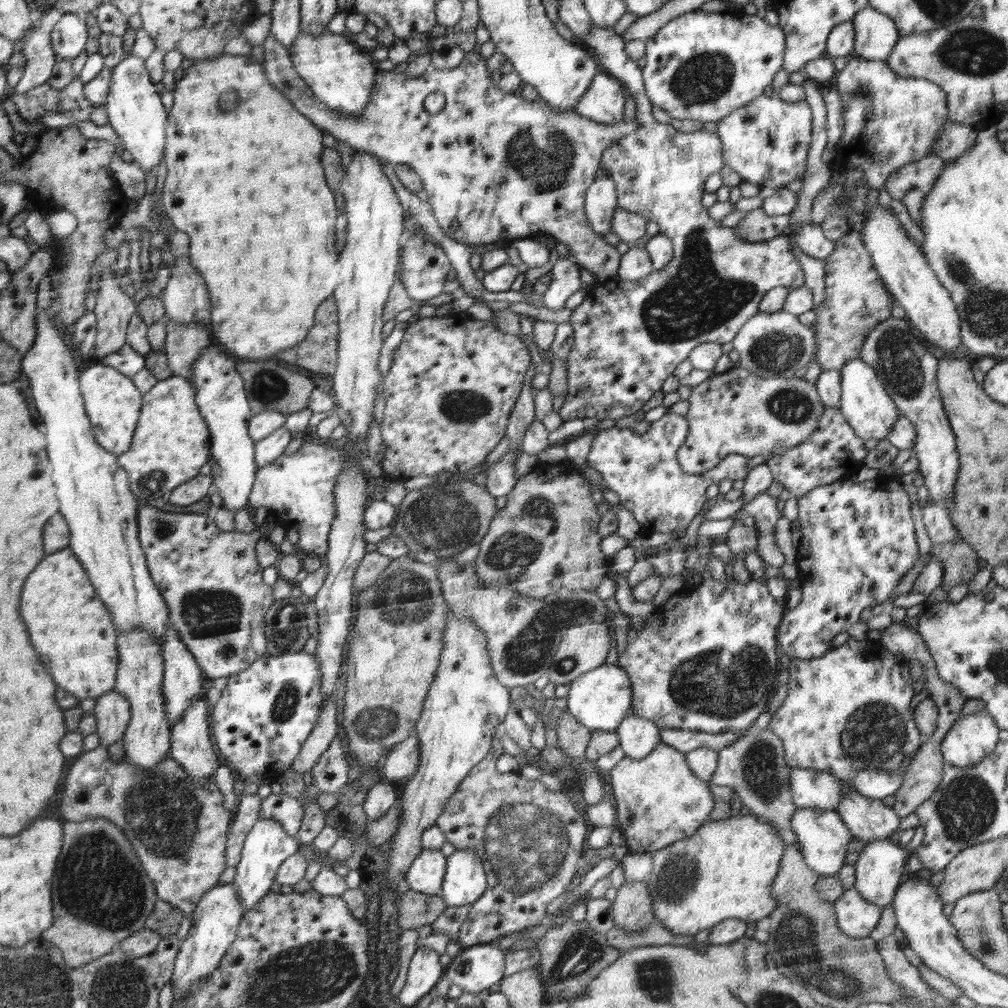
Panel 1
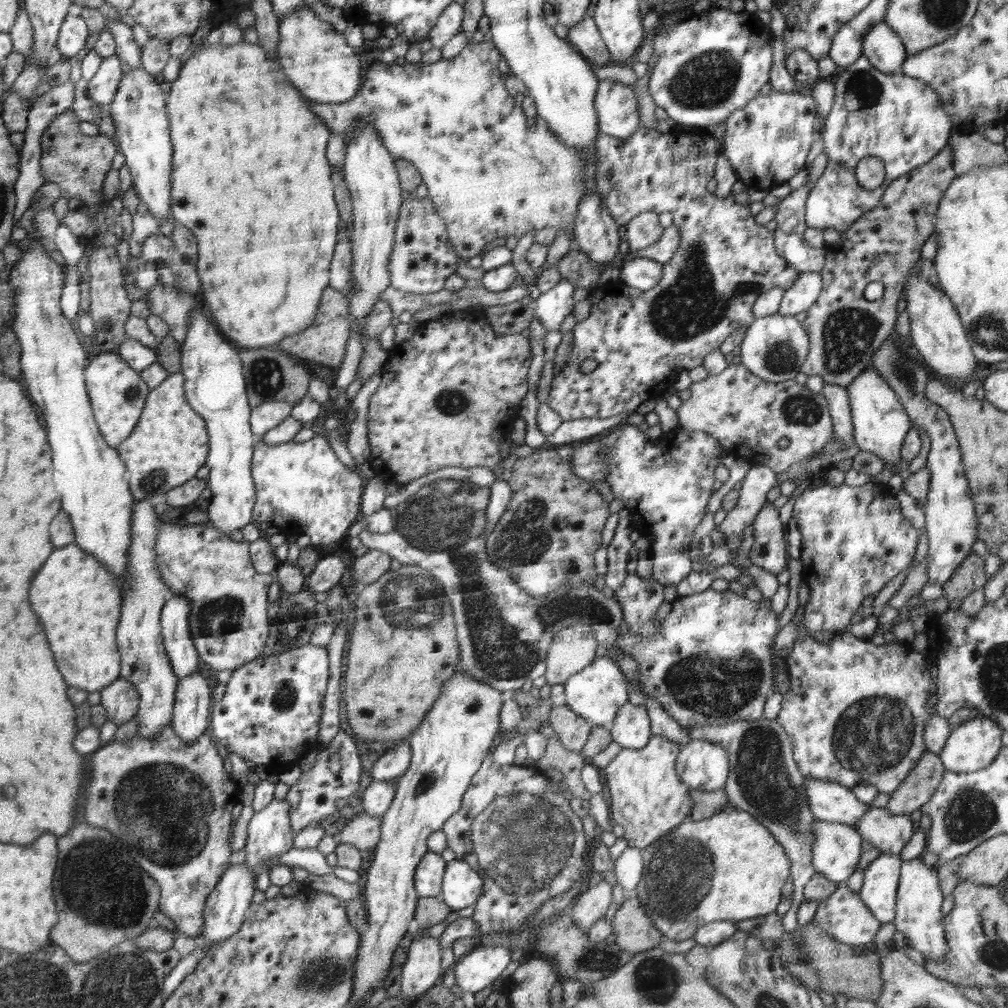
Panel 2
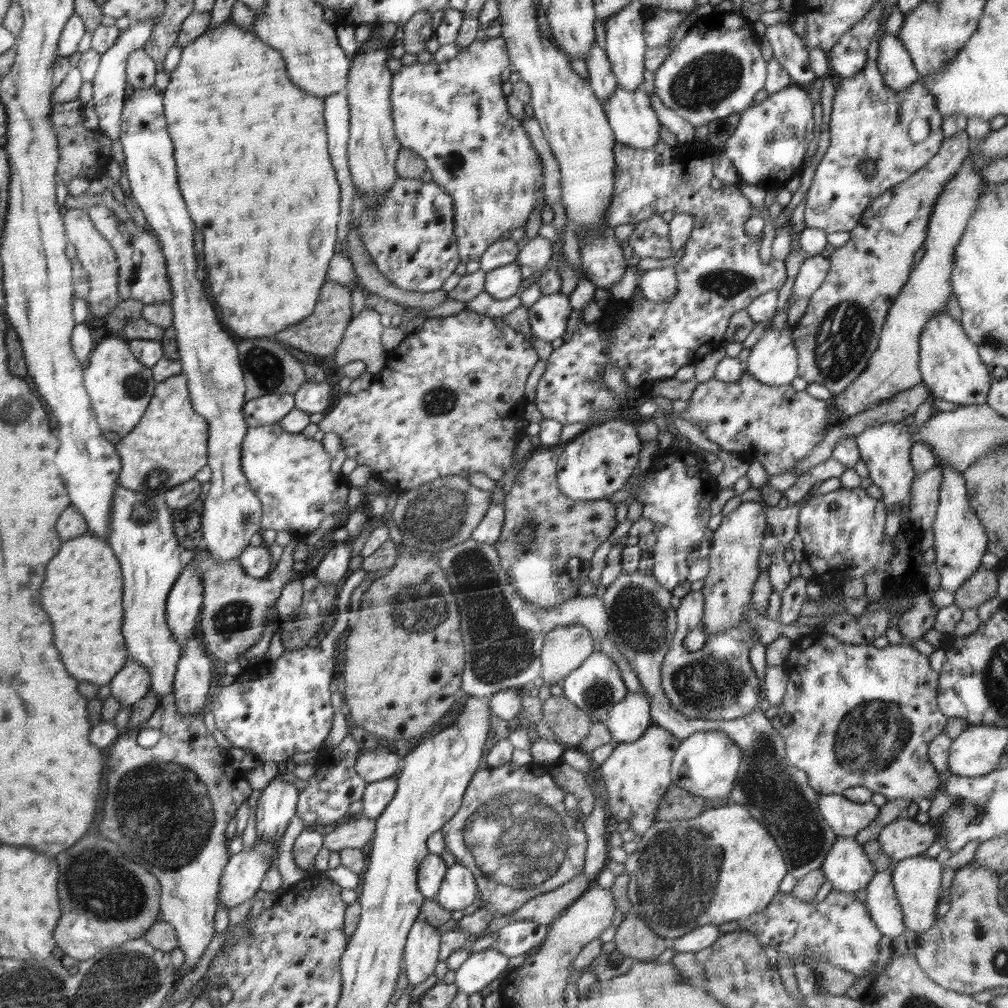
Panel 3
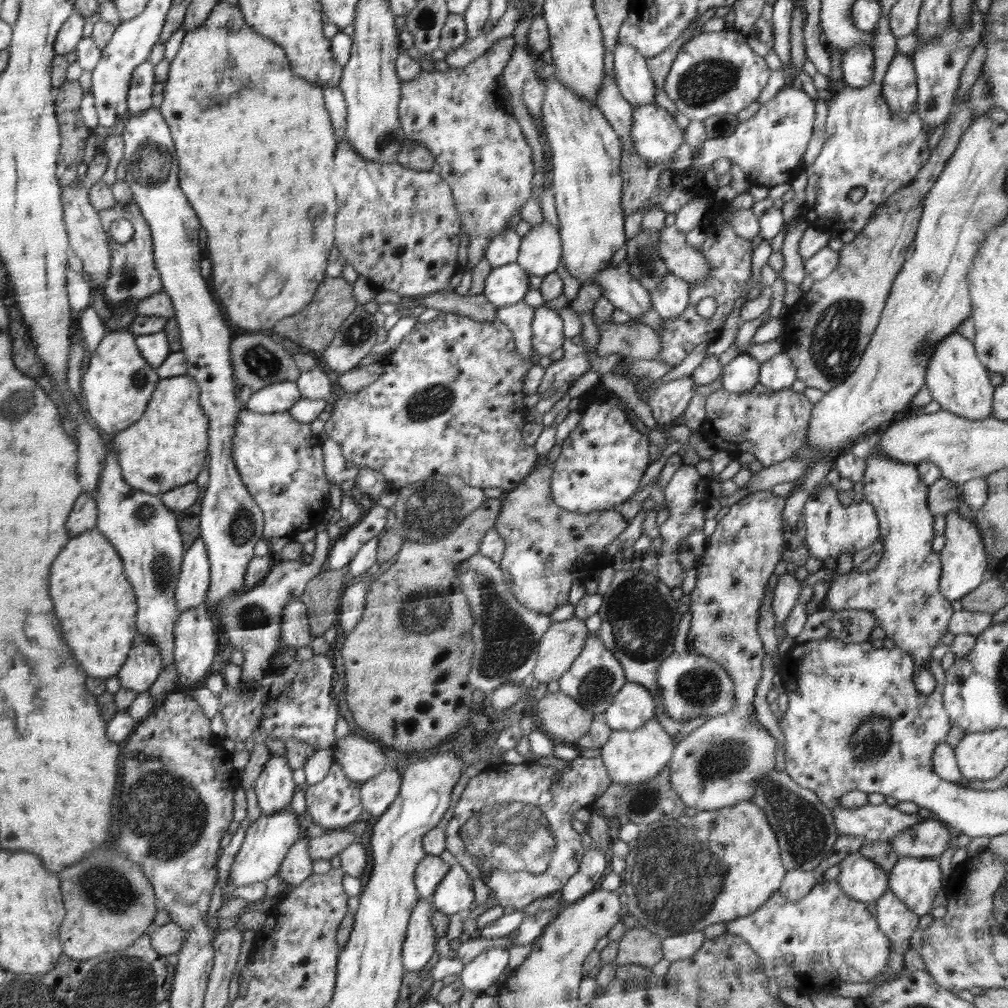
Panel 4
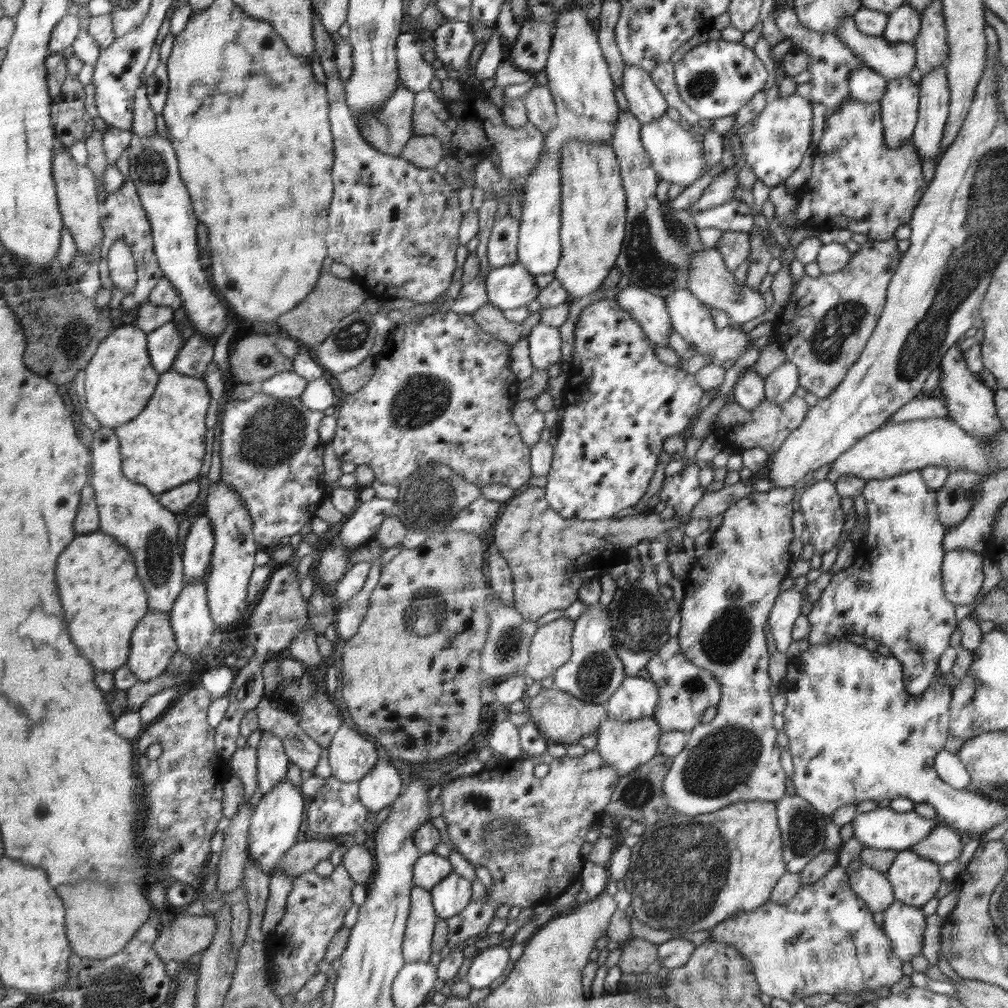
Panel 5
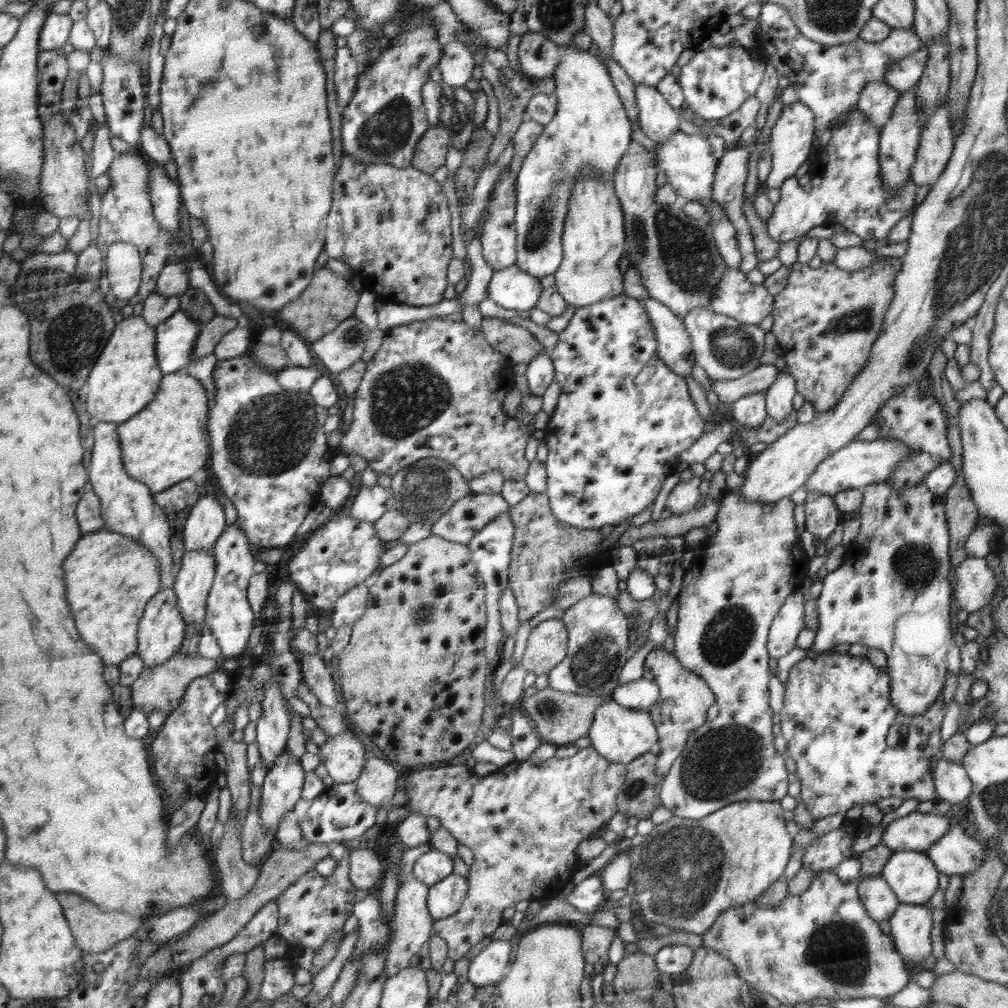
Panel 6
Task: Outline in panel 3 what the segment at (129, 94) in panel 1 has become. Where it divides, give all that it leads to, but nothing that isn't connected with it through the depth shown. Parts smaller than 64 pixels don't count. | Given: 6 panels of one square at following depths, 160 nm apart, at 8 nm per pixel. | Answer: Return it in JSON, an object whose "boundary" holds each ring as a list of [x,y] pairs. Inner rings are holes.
{"boundary":[[[151,86],[144,90],[134,90],[132,95],[124,100],[124,107],[120,116],[120,144],[124,152],[124,168],[130,183],[132,198],[138,203],[148,224],[158,236],[157,242],[165,255],[168,267],[169,282],[172,283],[173,300],[173,326],[177,332],[177,347],[182,374],[186,376],[189,394],[193,401],[193,409],[202,415],[208,423],[208,466],[210,466],[210,489],[203,504],[201,518],[202,540],[205,547],[217,558],[219,562],[231,560],[241,556],[243,550],[250,544],[250,538],[260,530],[262,506],[258,495],[249,487],[241,465],[241,444],[249,429],[248,420],[244,420],[242,406],[244,406],[245,382],[244,373],[238,360],[236,344],[228,332],[218,322],[218,316],[208,302],[204,292],[204,284],[196,280],[196,256],[194,256],[194,229],[195,222],[187,209],[187,204],[180,192],[177,181],[177,169],[174,159],[174,145],[166,132],[166,120],[162,112],[162,94],[156,87]]]}

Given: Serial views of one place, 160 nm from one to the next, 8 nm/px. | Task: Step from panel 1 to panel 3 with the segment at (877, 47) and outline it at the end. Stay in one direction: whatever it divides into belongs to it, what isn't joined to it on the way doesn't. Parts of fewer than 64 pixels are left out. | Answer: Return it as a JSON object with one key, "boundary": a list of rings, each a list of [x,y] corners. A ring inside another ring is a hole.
{"boundary":[[[884,33],[878,51],[878,68],[888,88],[894,93],[904,93],[920,81],[911,56],[902,41],[890,33]]]}

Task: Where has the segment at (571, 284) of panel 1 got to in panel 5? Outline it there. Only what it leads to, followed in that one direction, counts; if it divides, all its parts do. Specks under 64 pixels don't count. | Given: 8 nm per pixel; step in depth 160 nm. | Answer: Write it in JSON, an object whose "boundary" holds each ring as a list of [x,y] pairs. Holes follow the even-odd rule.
{"boundary":[[[539,322],[526,337],[534,370],[548,370],[561,357],[562,339],[558,326]]]}

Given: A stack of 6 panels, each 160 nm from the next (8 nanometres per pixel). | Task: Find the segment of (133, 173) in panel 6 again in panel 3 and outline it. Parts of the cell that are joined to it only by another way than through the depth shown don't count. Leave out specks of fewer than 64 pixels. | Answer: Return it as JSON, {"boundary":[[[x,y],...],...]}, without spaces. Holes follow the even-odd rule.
{"boundary":[[[91,206],[85,211],[93,220],[99,234],[111,244],[118,261],[118,296],[121,300],[139,300],[144,304],[166,303],[171,306],[173,300],[172,283],[169,282],[165,255],[156,238],[140,228],[135,222],[125,220],[124,230],[118,228],[120,220],[117,214],[107,206]]]}

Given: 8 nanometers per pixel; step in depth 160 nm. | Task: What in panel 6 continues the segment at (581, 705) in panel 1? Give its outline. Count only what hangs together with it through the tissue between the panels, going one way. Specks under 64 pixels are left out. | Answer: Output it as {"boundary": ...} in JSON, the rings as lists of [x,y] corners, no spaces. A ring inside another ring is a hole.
{"boundary":[[[592,593],[578,600],[562,616],[570,626],[570,654],[565,661],[548,673],[548,687],[560,692],[586,696],[610,694],[616,686],[624,662],[632,656],[628,652],[628,620],[620,610],[616,598]]]}

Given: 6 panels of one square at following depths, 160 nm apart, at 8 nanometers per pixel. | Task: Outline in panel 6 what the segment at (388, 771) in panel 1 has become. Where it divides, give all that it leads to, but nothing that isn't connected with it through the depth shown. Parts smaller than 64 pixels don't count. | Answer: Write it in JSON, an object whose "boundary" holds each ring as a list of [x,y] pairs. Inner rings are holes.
{"boundary":[[[343,734],[330,737],[319,746],[318,758],[334,782],[353,783],[362,772],[365,762],[364,747],[357,738],[346,738]]]}

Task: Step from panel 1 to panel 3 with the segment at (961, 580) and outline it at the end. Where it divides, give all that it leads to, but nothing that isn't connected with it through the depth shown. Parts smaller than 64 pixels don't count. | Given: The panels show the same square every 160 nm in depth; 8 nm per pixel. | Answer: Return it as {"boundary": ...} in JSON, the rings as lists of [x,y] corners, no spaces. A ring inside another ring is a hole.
{"boundary":[[[981,566],[962,584],[959,590],[954,592],[954,605],[960,607],[962,611],[976,609],[984,602],[997,598],[998,585],[999,578],[996,570],[988,570]]]}

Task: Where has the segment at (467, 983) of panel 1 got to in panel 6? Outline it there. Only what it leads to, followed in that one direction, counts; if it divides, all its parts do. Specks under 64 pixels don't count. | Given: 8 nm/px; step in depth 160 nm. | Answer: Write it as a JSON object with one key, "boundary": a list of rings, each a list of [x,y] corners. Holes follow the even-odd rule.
{"boundary":[[[492,940],[471,960],[468,981],[477,987],[497,983],[510,962],[510,940]]]}

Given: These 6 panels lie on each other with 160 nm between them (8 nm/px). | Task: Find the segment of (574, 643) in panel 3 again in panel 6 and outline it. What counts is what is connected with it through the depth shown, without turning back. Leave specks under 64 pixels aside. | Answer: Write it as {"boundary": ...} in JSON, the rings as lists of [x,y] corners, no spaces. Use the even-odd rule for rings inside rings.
{"boundary":[[[550,619],[538,624],[530,633],[528,644],[526,644],[526,652],[524,652],[519,665],[522,665],[528,673],[531,672],[536,676],[552,672],[556,665],[565,661],[568,642],[567,631],[564,622],[560,619]]]}

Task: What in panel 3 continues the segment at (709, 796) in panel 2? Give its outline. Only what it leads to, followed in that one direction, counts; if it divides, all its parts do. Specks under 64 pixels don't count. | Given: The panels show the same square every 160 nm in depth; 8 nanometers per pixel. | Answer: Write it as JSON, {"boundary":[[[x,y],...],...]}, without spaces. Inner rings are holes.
{"boundary":[[[672,784],[669,786],[669,792],[662,795],[662,806],[658,806],[655,820],[672,821],[696,818],[706,810],[705,799],[701,796],[694,796],[687,790]]]}

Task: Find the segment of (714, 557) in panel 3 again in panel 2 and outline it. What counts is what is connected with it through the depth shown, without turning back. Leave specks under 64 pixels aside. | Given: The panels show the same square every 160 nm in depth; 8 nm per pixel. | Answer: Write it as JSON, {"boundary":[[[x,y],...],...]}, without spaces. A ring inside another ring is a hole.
{"boundary":[[[753,465],[746,473],[736,506],[727,512],[722,524],[715,526],[718,532],[724,534],[729,551],[740,547],[744,528],[754,522],[756,515],[767,502],[766,494],[778,485],[777,474],[769,466]]]}

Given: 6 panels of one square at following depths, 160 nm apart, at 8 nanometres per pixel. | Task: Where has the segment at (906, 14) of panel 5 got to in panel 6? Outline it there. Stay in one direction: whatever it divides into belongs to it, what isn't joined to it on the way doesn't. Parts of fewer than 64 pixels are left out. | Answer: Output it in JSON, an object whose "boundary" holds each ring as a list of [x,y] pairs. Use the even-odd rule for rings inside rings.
{"boundary":[[[767,2],[761,5],[760,34],[756,34],[756,42],[753,52],[759,54],[757,60],[762,61],[765,66],[771,66],[782,78],[788,78],[790,86],[794,88],[798,95],[798,101],[810,108],[814,114],[815,136],[821,136],[828,130],[840,124],[840,119],[844,115],[857,110],[858,97],[862,89],[874,80],[884,80],[887,68],[893,66],[901,58],[906,58],[909,54],[914,54],[923,46],[914,28],[892,28],[890,34],[878,43],[864,42],[857,38],[852,42],[836,46],[828,46],[814,42],[800,34],[798,27],[792,22],[787,10],[780,4]]]}

